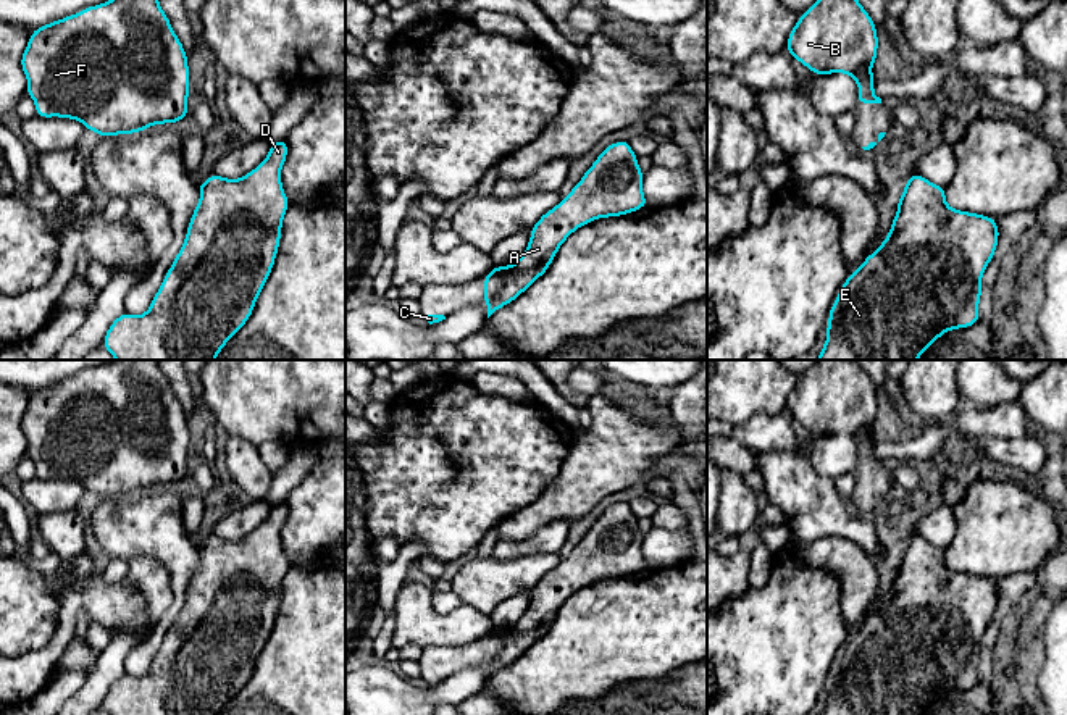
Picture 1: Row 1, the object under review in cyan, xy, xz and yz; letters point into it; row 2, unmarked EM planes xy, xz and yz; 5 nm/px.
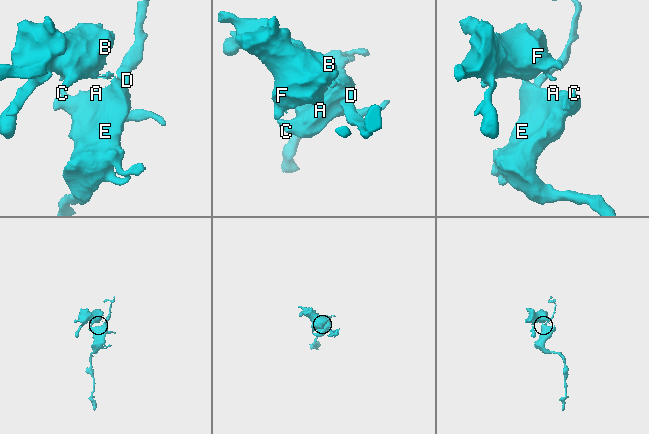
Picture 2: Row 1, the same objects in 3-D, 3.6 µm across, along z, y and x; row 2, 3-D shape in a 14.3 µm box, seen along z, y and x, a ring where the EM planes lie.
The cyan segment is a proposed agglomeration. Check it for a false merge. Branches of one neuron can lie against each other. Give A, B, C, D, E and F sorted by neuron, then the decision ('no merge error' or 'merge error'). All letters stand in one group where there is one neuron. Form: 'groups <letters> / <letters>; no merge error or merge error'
groups A B C D E F; no merge error

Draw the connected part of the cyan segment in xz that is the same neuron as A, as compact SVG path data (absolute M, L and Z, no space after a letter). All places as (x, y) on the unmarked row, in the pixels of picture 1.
M618 502L605 508L571 554L531 589L523 617L513 626L494 628L484 638L487 679L541 639L560 607L578 589L647 568L642 541L644 534L630 504Z

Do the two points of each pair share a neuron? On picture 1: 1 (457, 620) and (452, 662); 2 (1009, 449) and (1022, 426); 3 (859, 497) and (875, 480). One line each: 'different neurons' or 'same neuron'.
1: different neurons
2: different neurons
3: same neuron

